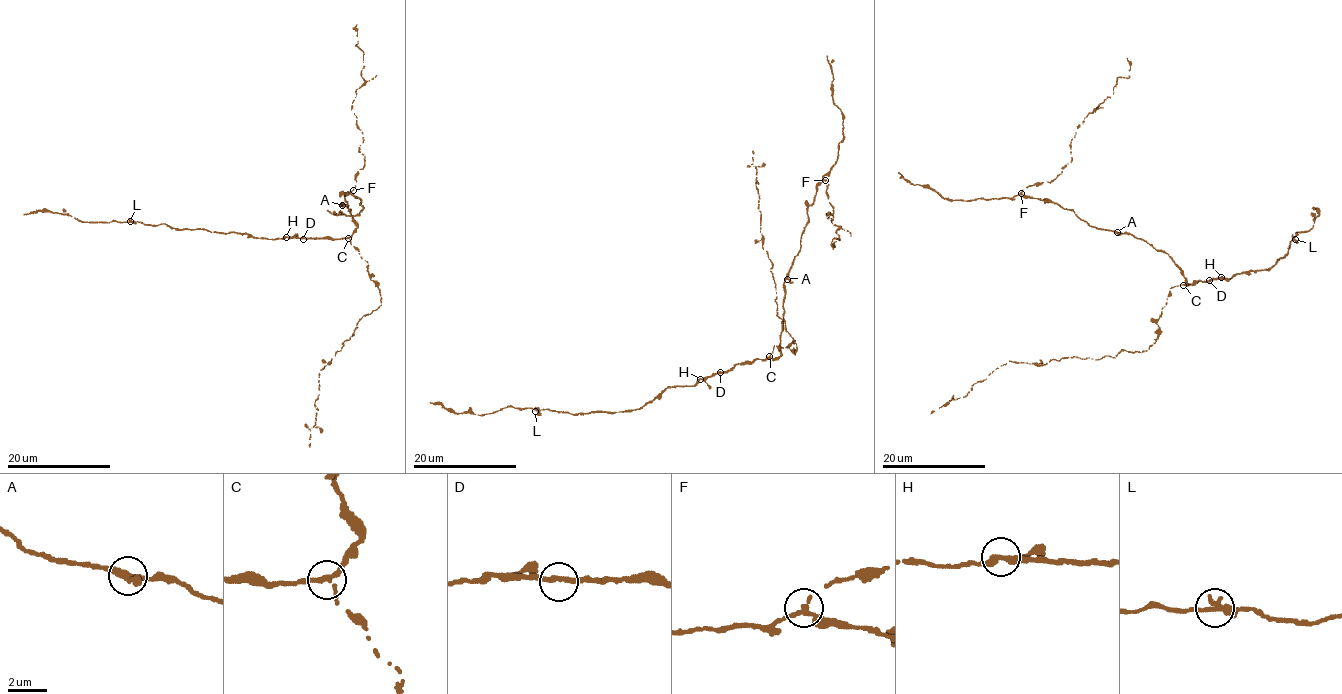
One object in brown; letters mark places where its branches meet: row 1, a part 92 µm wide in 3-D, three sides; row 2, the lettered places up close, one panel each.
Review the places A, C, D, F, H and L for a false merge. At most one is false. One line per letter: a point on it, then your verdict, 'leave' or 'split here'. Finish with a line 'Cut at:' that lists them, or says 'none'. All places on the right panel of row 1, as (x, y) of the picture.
A: place (1117, 232); leave
C: place (1183, 285); split here
D: place (1209, 280); leave
F: place (1021, 193); leave
H: place (1221, 277); leave
L: place (1295, 239); leave
Cut at: C

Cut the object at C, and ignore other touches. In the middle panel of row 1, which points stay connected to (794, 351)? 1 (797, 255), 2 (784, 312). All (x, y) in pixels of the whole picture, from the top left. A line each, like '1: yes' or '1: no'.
1: no
2: no

